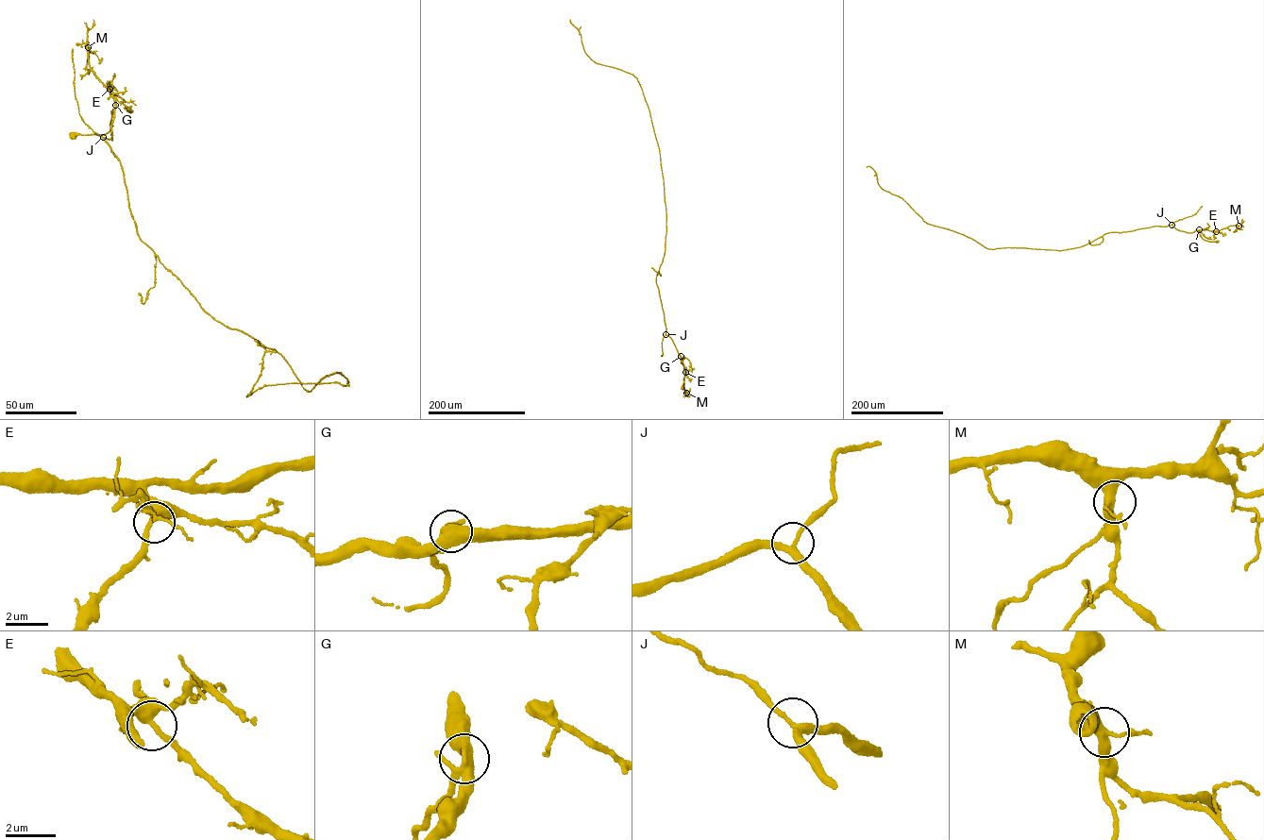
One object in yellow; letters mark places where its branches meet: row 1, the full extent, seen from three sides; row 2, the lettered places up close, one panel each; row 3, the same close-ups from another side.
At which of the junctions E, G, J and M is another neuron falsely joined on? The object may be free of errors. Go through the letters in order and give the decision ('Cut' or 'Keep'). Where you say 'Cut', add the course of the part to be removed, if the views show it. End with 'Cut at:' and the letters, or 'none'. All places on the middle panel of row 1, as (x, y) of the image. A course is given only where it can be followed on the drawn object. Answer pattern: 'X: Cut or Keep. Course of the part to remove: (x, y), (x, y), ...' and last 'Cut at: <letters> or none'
E: Keep
G: Keep
J: Keep
M: Keep
Cut at: none

